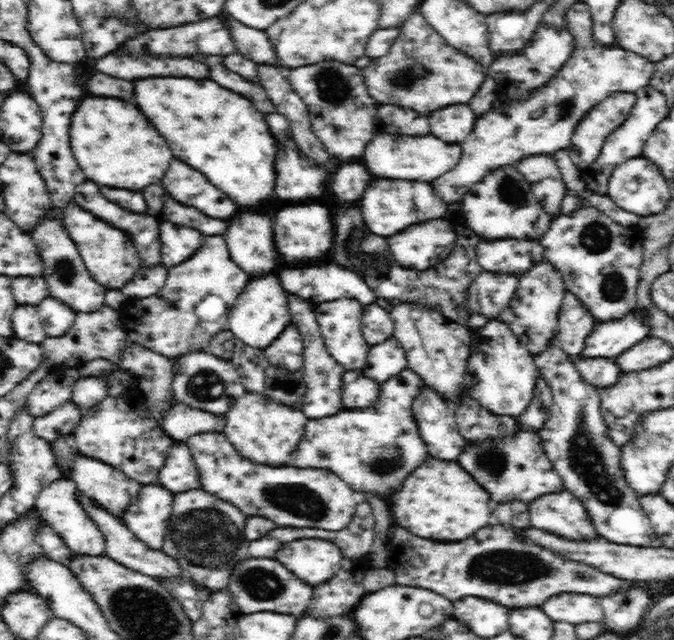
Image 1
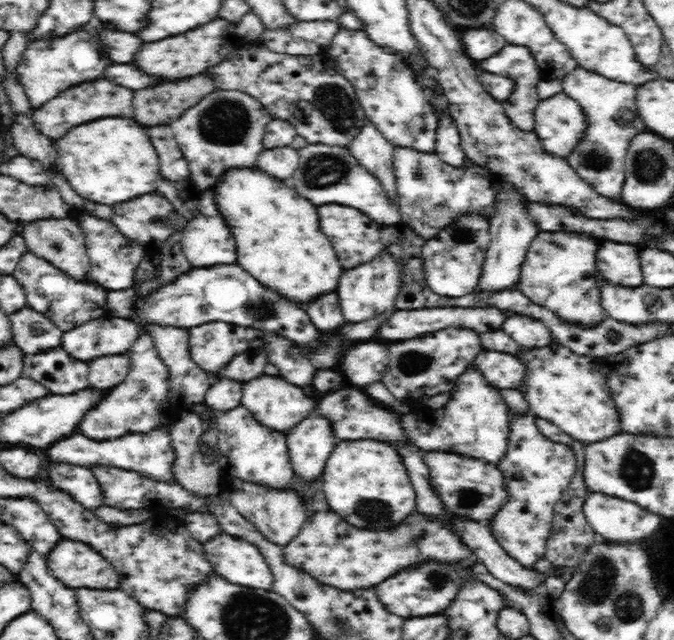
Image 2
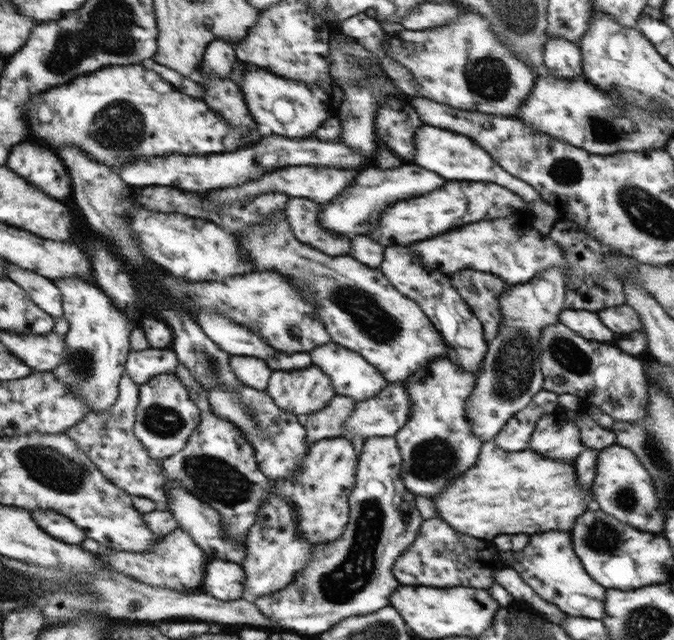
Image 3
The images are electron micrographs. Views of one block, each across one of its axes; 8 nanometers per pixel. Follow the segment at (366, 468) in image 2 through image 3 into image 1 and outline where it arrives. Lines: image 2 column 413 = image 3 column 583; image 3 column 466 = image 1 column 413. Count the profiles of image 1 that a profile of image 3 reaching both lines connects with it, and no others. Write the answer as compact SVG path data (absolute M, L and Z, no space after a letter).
M430 458L430 464L418 466L406 482L402 482L402 490L392 498L386 497L392 510L394 522L398 526L410 530L414 536L432 538L432 540L462 540L472 536L478 528L490 522L490 496L476 484L476 480L466 474L466 470L456 462L442 462Z

